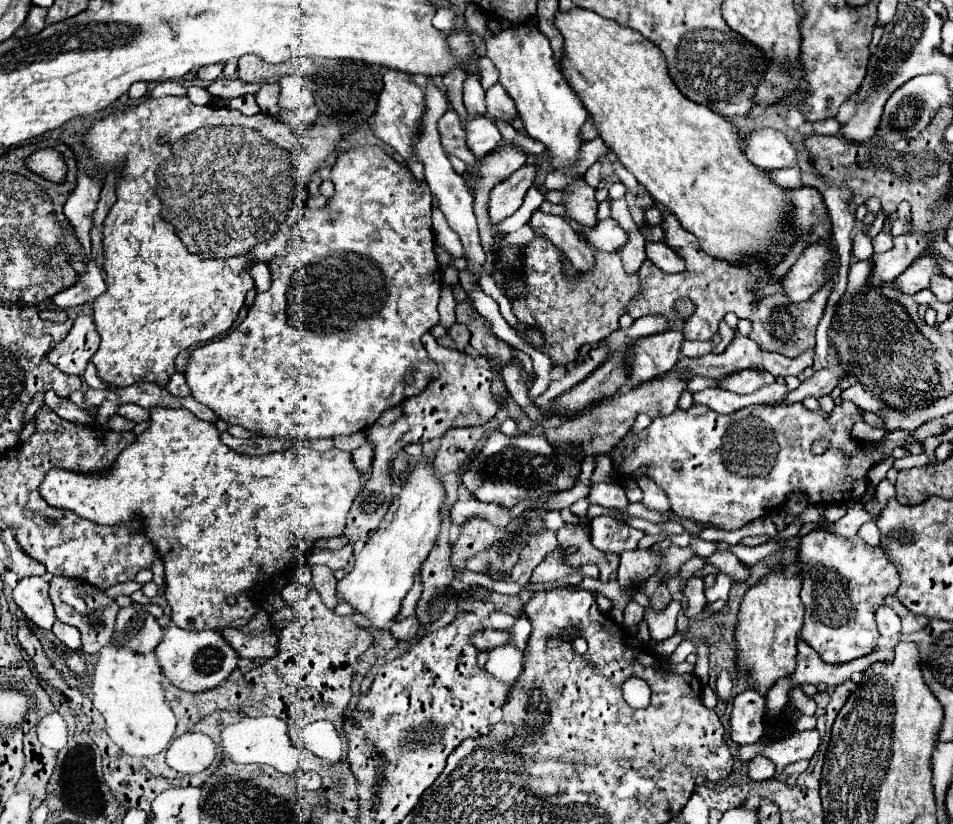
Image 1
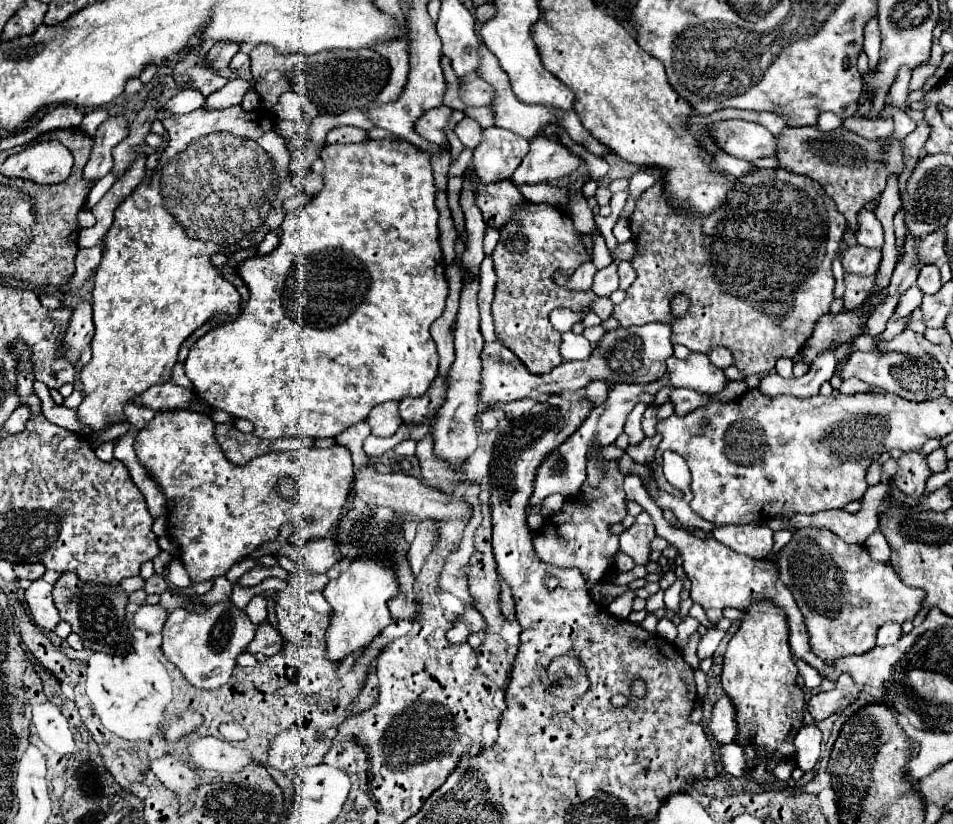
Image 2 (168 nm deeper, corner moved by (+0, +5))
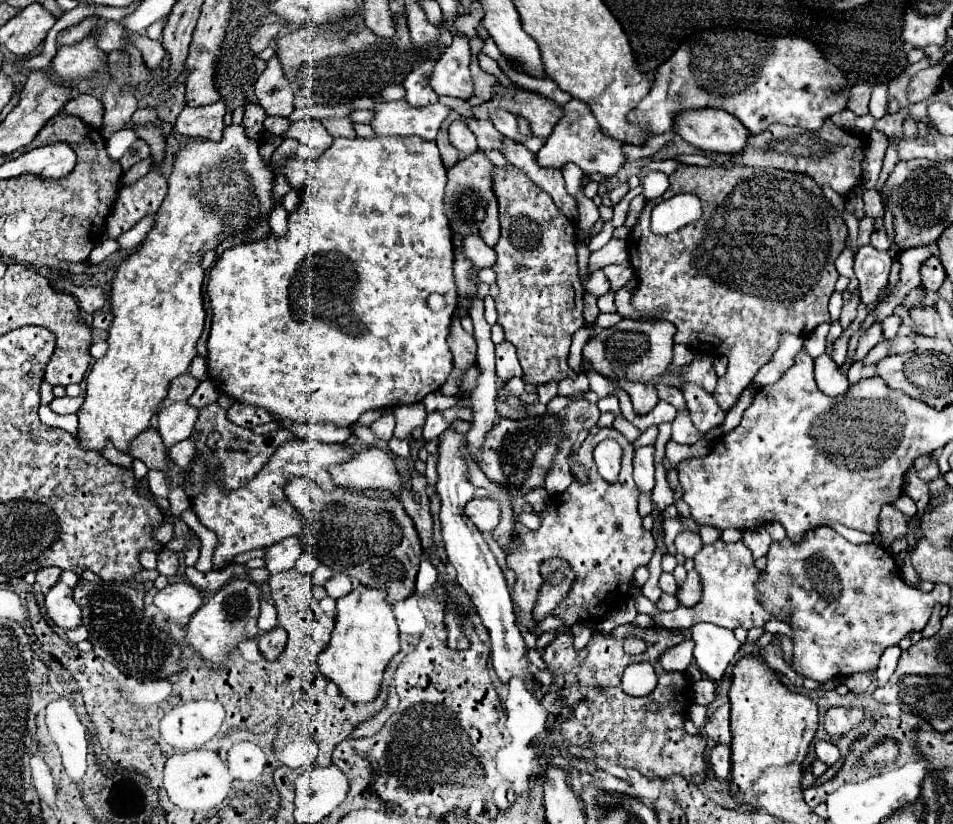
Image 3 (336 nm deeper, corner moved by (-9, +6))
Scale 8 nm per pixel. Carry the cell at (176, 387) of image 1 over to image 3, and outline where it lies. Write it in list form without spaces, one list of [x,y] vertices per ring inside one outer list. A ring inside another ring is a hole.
[[[196,357],[194,361],[192,361],[192,365],[190,365],[190,375],[194,375],[196,379],[200,379],[200,381],[204,381],[204,379],[208,379],[208,365],[206,365],[206,359],[204,357]]]

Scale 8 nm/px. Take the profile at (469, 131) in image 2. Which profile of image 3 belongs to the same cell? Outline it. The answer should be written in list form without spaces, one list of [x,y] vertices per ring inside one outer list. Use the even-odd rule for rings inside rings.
[[[456,119],[456,121],[450,125],[448,137],[450,137],[450,145],[456,147],[458,151],[466,153],[466,155],[470,155],[470,153],[474,153],[474,151],[478,149],[476,137],[474,137],[474,133],[466,127],[464,119]]]

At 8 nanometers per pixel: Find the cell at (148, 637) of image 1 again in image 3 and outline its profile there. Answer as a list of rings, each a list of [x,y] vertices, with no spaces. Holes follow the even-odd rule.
[[[174,583],[156,593],[154,605],[176,623],[188,621],[204,603],[204,595],[190,583]]]

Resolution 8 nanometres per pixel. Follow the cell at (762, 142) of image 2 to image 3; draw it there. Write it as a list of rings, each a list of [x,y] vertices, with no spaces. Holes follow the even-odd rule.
[[[688,109],[674,117],[674,131],[692,147],[708,153],[736,153],[746,147],[746,127],[718,109]]]

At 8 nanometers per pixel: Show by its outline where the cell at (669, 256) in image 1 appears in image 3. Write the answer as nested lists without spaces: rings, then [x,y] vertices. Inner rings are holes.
[[[610,239],[600,251],[592,253],[588,259],[588,273],[604,269],[610,263],[628,261],[628,245],[624,239]]]

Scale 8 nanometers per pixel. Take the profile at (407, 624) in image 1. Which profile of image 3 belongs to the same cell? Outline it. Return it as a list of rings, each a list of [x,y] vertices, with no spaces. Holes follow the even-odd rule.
[[[294,479],[286,487],[286,497],[302,513],[306,529],[300,537],[304,551],[310,551],[322,565],[348,575],[364,587],[388,591],[388,603],[412,595],[420,563],[420,539],[402,503],[380,489],[324,491],[308,479]]]

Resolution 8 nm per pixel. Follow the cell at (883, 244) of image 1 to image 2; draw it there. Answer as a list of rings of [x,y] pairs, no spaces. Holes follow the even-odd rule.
[[[863,208],[857,216],[859,220],[859,228],[857,228],[857,242],[867,246],[867,248],[875,248],[881,250],[883,248],[883,228],[881,222],[875,218],[875,214],[869,208]]]

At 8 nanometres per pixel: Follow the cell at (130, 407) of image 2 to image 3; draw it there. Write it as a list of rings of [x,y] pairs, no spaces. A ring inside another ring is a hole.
[[[152,427],[134,439],[134,445],[130,445],[130,455],[134,459],[140,459],[148,469],[156,469],[156,471],[168,469],[166,447],[162,443],[160,433]]]

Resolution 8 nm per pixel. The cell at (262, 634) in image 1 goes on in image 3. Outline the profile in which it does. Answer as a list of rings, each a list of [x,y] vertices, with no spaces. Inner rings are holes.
[[[276,627],[272,631],[262,633],[262,637],[258,639],[258,647],[260,647],[260,653],[264,655],[264,659],[276,661],[286,647],[286,639],[288,639],[288,635],[282,627]]]

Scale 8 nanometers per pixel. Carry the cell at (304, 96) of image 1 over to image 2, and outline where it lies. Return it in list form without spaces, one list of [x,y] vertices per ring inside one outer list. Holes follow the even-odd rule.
[[[285,92],[273,112],[279,120],[313,120],[319,114],[313,102],[297,92]]]

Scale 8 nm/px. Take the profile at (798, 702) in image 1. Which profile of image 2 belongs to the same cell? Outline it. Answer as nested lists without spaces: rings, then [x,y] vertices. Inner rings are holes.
[[[843,674],[839,680],[837,680],[837,686],[829,692],[819,692],[815,694],[809,702],[807,702],[807,710],[809,714],[819,722],[819,720],[825,720],[827,716],[835,714],[837,710],[845,708],[847,704],[851,704],[859,694],[859,688],[857,684],[847,676]]]

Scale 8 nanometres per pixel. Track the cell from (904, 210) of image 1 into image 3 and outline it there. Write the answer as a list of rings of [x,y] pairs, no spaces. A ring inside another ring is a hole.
[[[880,323],[870,325],[870,327],[860,335],[858,347],[856,347],[856,351],[854,351],[854,357],[848,361],[848,365],[856,363],[856,361],[862,361],[864,355],[866,355],[866,353],[876,345],[876,343],[880,343],[882,339],[884,339],[884,335],[882,335],[882,329],[880,329]]]

